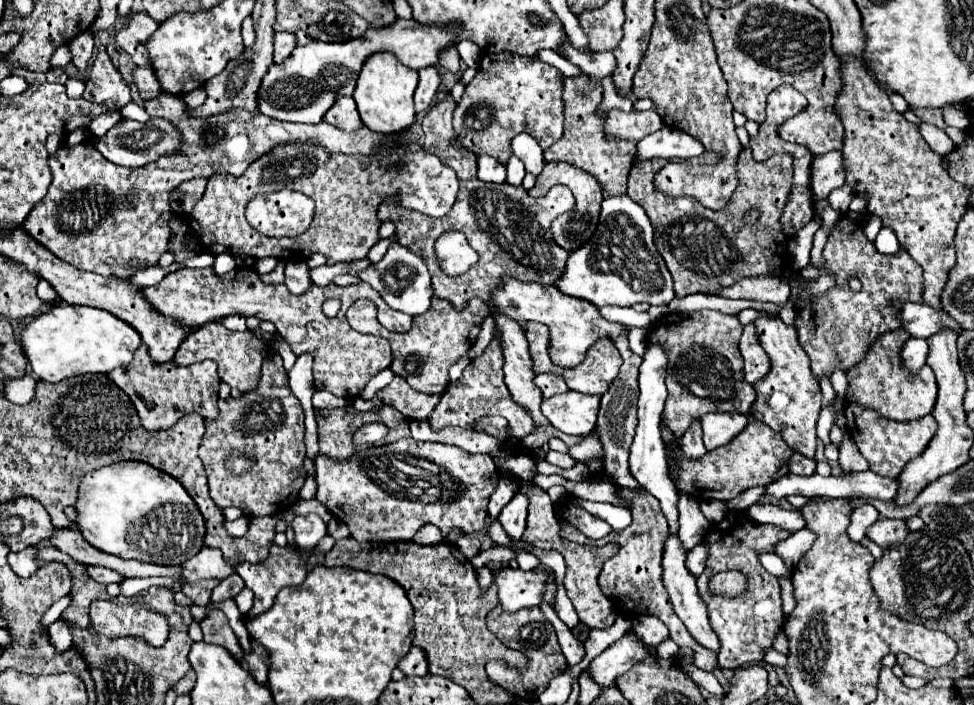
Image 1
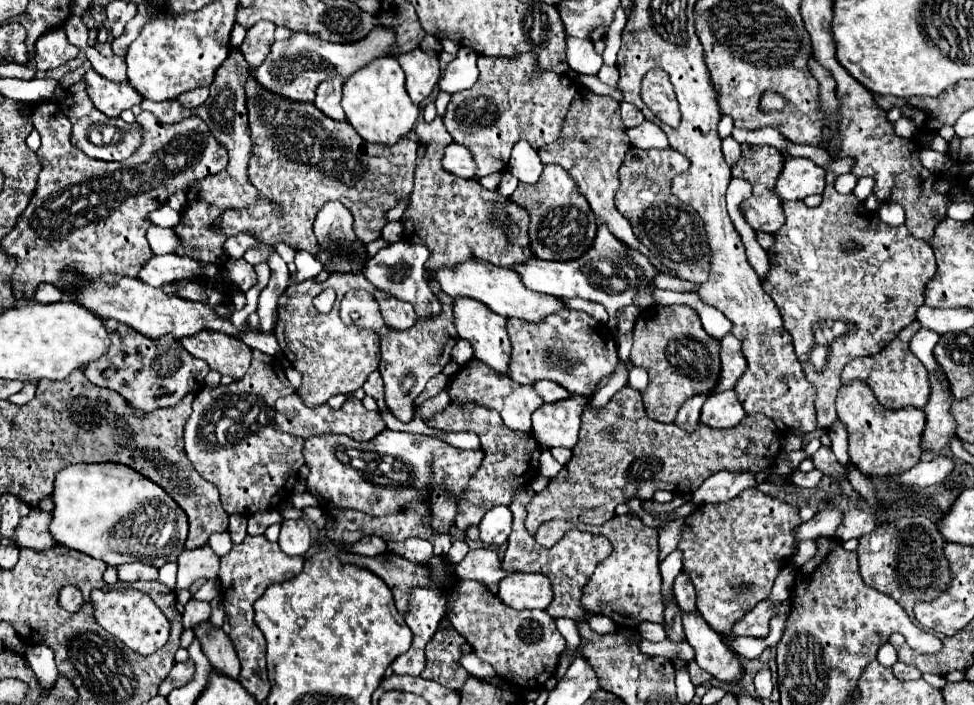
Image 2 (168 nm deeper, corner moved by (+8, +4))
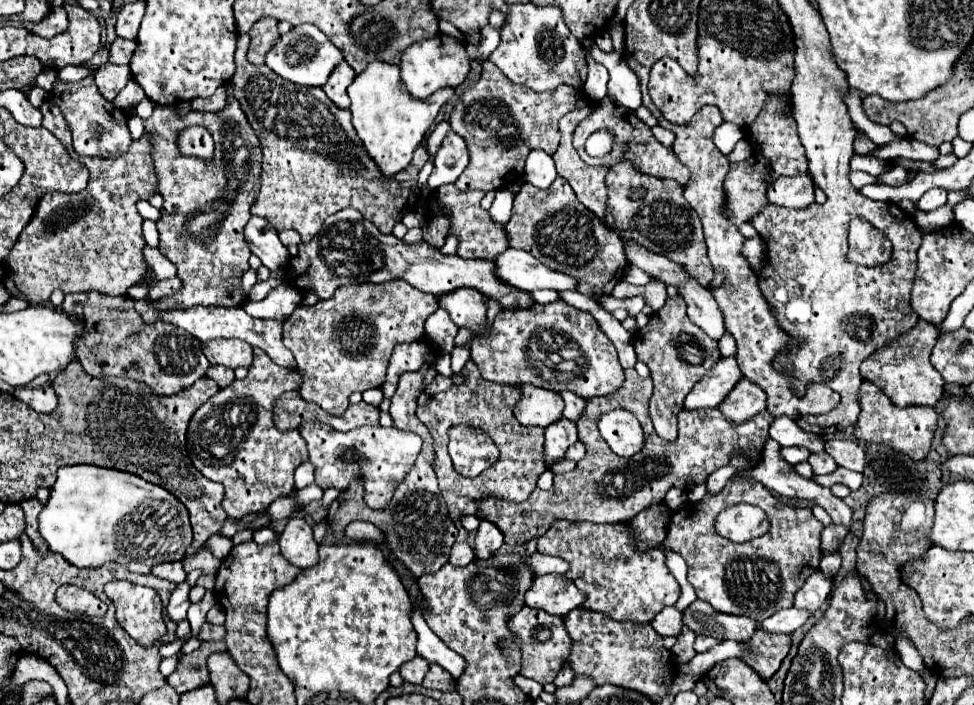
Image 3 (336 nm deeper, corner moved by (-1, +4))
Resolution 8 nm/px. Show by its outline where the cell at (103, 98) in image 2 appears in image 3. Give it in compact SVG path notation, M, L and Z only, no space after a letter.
M130 81L130 83L116 95L116 99L112 101L112 107L122 109L122 111L130 111L130 109L136 107L142 99L146 99L142 87L138 87L138 83Z

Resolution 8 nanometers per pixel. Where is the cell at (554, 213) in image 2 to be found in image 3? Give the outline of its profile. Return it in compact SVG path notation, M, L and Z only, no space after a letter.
M556 177L548 189L524 183L514 199L512 219L506 223L506 233L514 249L532 253L550 269L574 275L578 279L578 291L596 301L604 293L612 293L628 265L620 237L604 227L604 223L578 201L574 189L562 177Z

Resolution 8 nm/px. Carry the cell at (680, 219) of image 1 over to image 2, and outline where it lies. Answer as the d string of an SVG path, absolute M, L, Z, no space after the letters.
M631 147L625 161L619 167L619 189L617 189L617 211L629 219L633 233L645 247L673 269L681 279L691 283L705 283L709 277L709 247L707 233L701 217L693 207L681 203L671 193L671 179L689 167L689 159L679 155L675 149L649 149L641 151Z

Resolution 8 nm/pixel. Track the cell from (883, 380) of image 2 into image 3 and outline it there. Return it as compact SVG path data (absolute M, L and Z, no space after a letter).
M918 321L918 325L902 339L890 343L890 347L882 347L882 351L876 351L870 355L862 365L860 373L866 381L876 383L898 407L908 405L928 405L936 407L938 401L944 395L944 379L930 363L932 347L938 339L938 331L928 321Z

